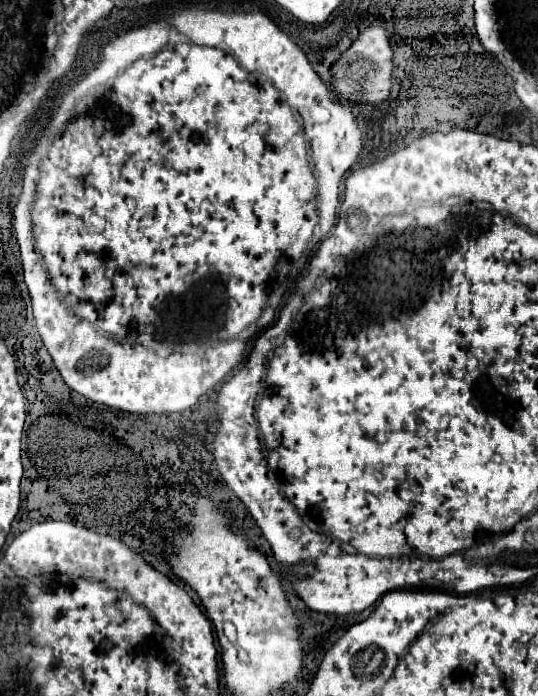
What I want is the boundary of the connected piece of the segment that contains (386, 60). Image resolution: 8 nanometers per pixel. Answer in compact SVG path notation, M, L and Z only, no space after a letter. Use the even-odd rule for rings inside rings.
M381 19L373 21L365 31L361 31L357 41L329 69L329 75L335 93L347 101L363 105L379 105L389 97L393 77L393 49ZM355 69L357 69L357 83L351 83L351 73L355 73Z

